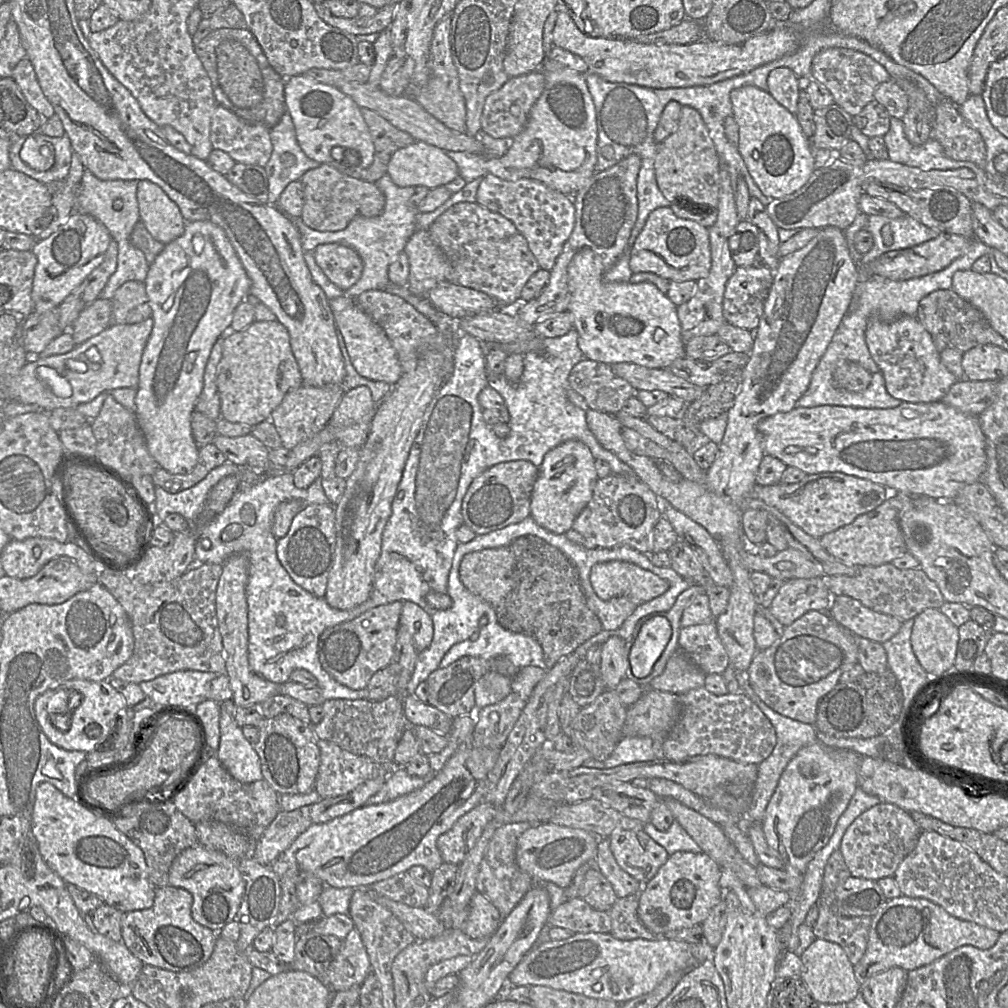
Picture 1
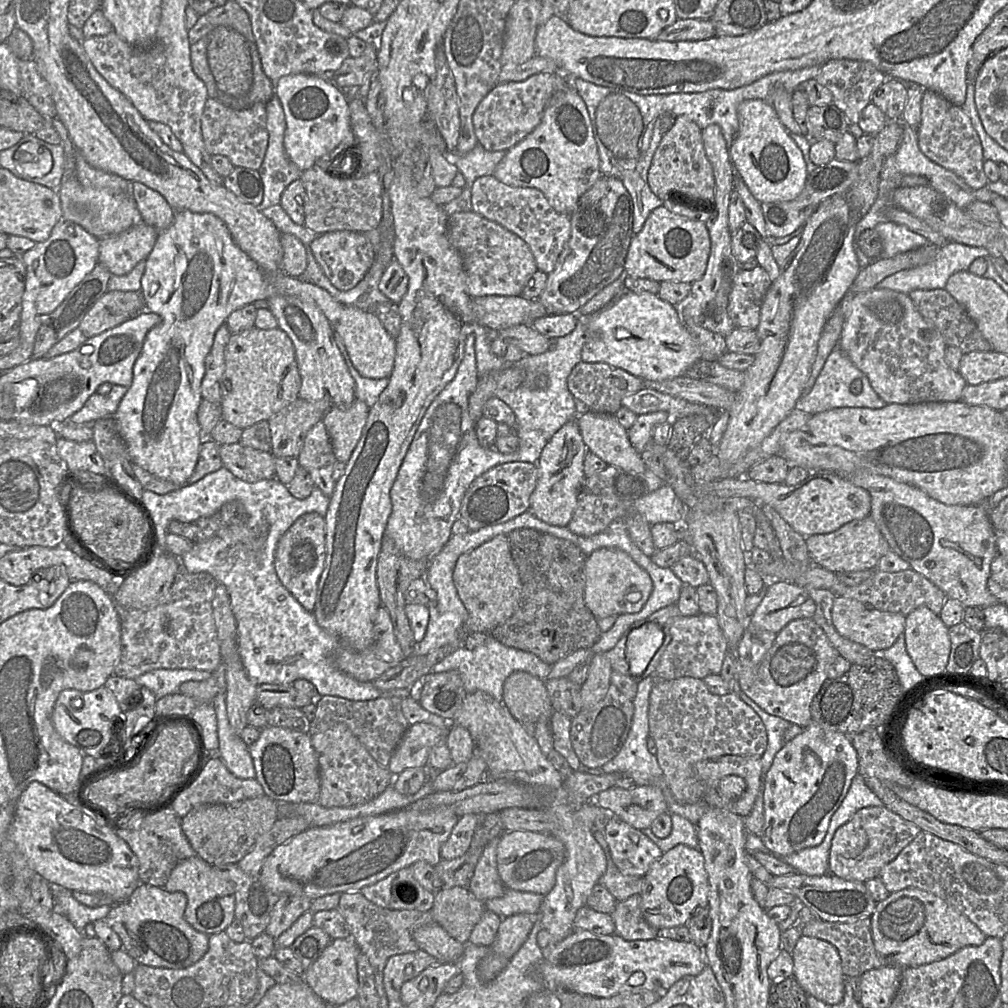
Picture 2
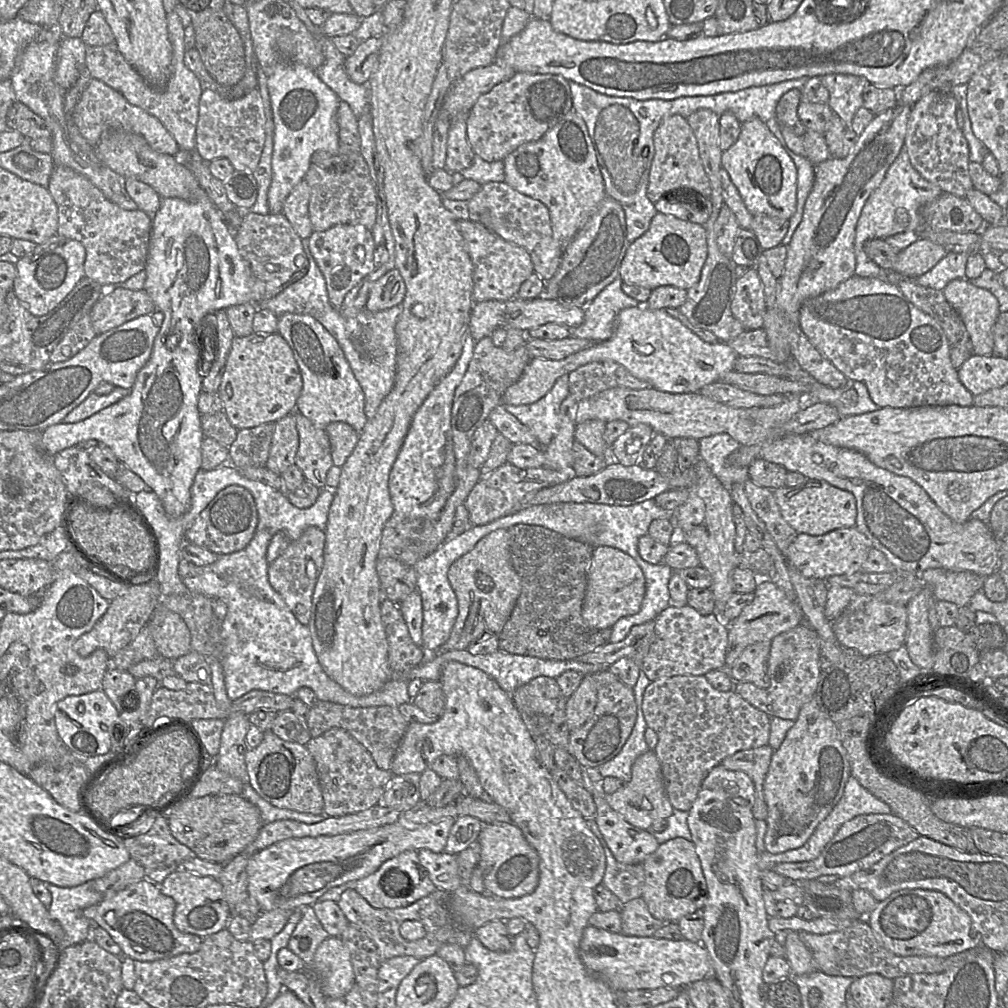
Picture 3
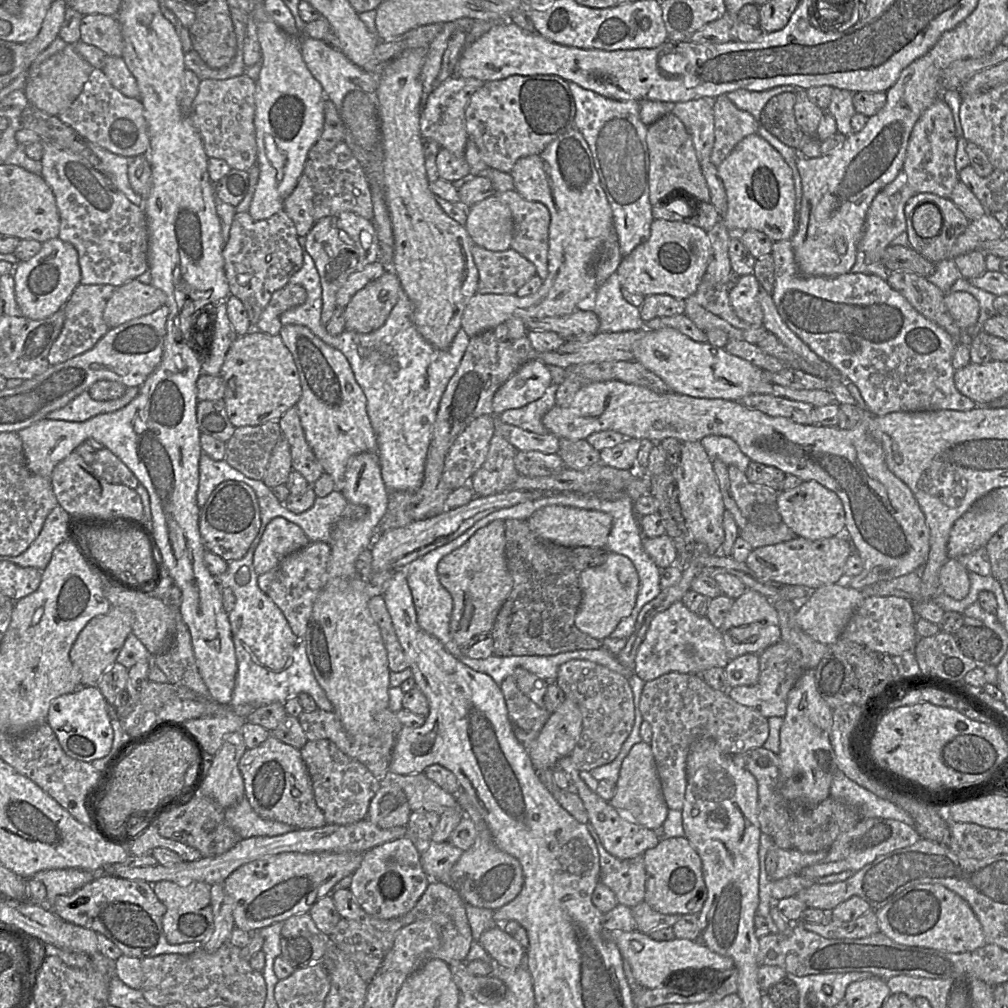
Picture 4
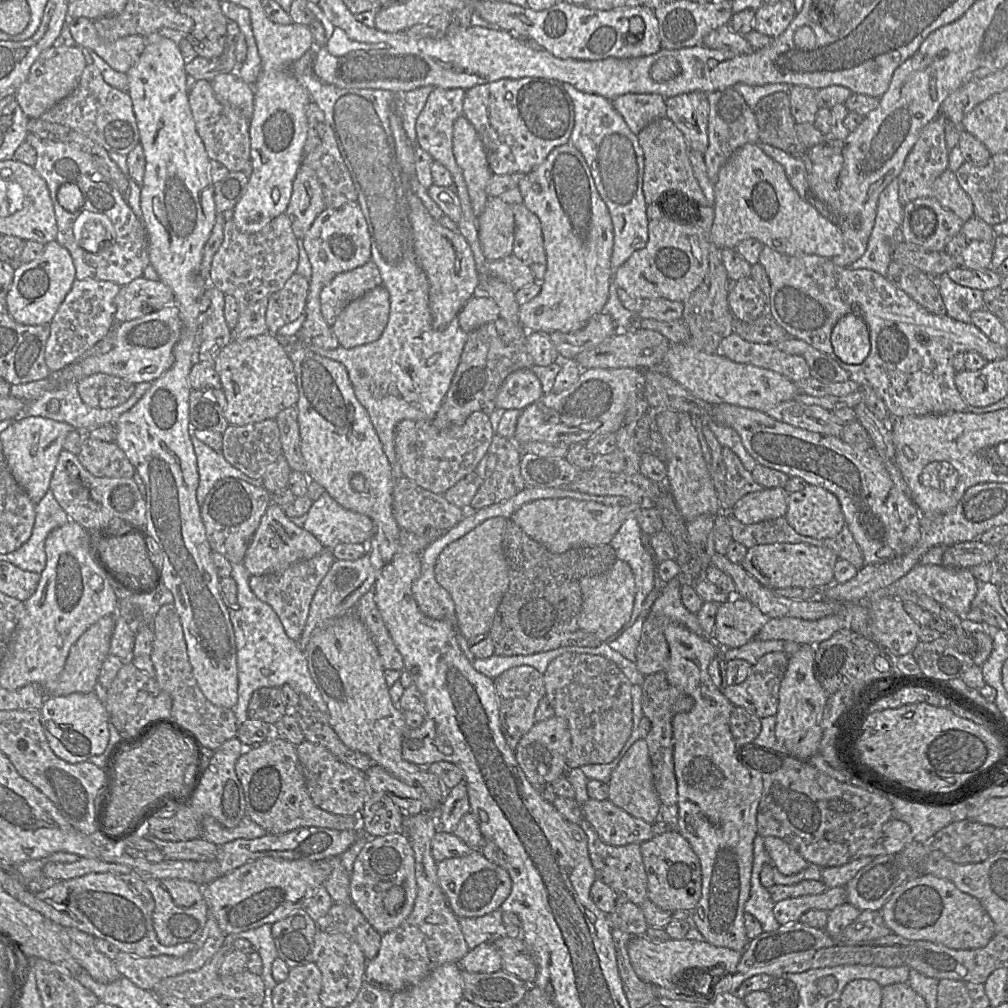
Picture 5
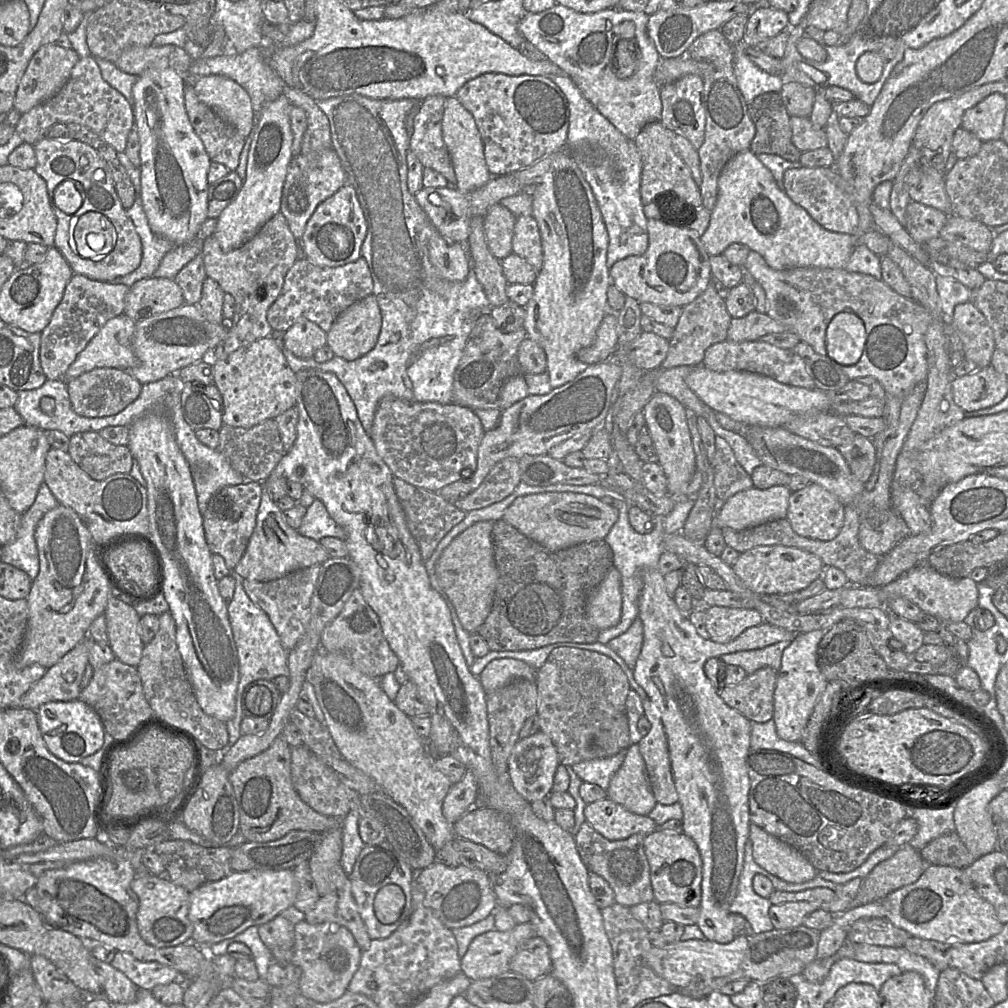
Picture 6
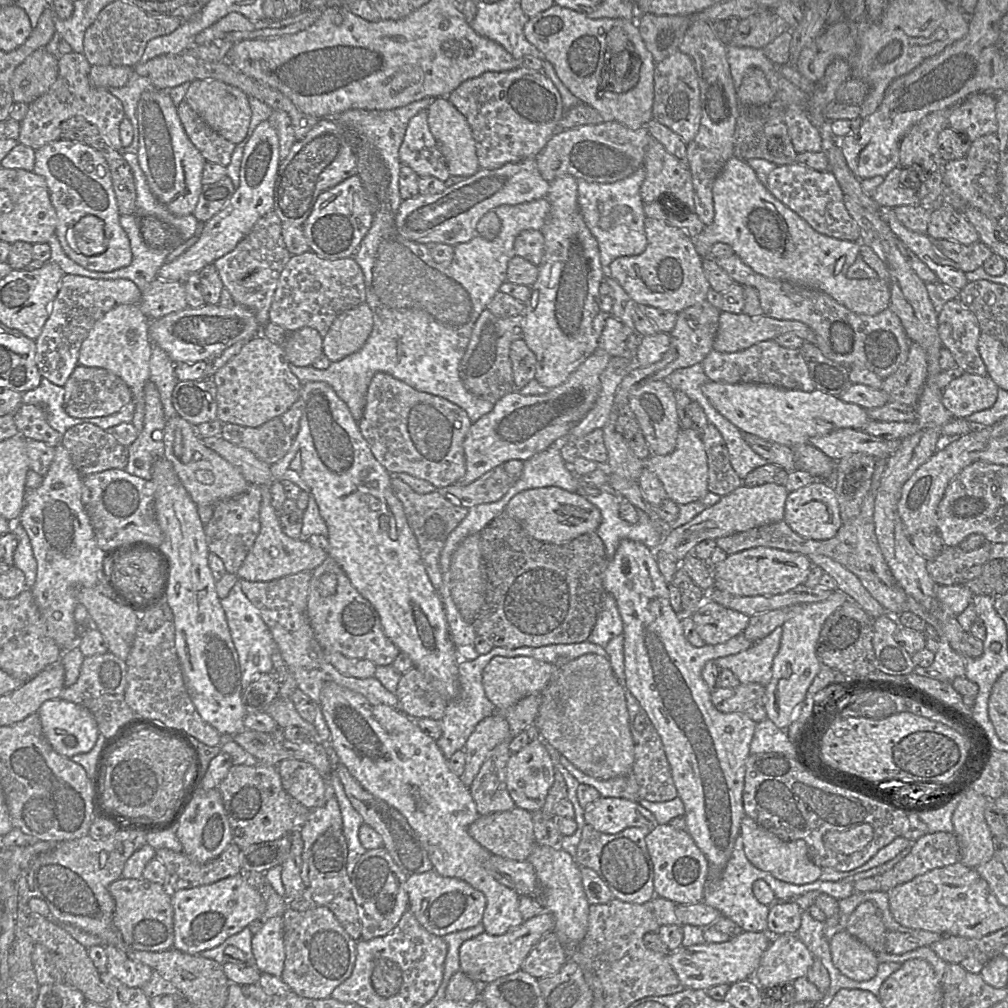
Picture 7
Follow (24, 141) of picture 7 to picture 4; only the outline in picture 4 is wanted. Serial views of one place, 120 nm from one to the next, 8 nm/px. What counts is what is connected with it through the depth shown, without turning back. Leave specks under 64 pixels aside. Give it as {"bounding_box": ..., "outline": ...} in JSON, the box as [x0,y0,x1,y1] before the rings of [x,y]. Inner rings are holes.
{"bounding_box":[58,68,150,159],"outline":[[[94,68],[83,89],[69,108],[58,118],[84,140],[112,153],[132,159],[148,155],[150,138],[144,107],[140,99],[126,97],[114,88],[100,69]]]}

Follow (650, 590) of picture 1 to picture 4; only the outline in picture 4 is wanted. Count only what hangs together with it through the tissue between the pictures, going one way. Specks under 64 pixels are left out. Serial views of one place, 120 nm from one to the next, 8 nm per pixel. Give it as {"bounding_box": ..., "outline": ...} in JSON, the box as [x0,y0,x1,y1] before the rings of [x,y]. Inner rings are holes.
{"bounding_box":[575,552,639,641],"outline":[[[610,552],[606,561],[581,573],[582,602],[575,617],[576,627],[600,641],[610,637],[619,622],[628,617],[636,604],[639,576],[632,561]]]}

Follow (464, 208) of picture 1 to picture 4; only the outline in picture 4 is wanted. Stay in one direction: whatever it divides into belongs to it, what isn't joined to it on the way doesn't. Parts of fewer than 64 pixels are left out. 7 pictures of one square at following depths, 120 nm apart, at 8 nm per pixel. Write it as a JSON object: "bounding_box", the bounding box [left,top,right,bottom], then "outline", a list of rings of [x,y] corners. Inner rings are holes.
{"bounding_box":[471,244,536,295],"outline":[[[473,244],[471,253],[478,270],[478,294],[514,295],[536,275],[535,266],[511,248],[497,252]]]}

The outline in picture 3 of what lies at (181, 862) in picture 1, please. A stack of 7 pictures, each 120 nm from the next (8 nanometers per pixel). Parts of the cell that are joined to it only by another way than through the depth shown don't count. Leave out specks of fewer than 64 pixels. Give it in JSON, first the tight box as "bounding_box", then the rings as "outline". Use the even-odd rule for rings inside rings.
{"bounding_box":[158,869,231,938],"outline":[[[179,869],[158,886],[164,895],[173,898],[176,903],[173,922],[179,931],[205,938],[226,928],[231,918],[231,908],[218,879]]]}

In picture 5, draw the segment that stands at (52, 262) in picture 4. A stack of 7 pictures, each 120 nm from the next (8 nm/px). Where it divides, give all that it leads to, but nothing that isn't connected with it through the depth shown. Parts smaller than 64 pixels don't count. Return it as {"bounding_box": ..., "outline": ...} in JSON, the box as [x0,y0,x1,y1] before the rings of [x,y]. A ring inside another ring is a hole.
{"bounding_box":[7,240,76,325],"outline":[[[56,240],[47,243],[39,258],[15,265],[13,282],[7,294],[7,308],[10,315],[23,325],[50,324],[71,290],[76,280],[75,274],[75,266],[69,251]]]}

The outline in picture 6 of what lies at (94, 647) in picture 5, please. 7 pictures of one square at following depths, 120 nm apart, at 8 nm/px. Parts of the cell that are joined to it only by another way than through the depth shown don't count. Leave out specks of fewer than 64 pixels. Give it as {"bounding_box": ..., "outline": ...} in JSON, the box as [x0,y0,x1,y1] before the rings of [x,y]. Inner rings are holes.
{"bounding_box":[19,637,93,710],"outline":[[[85,637],[23,695],[19,707],[37,710],[48,702],[68,702],[79,699],[82,678],[89,664],[89,648],[93,640]]]}

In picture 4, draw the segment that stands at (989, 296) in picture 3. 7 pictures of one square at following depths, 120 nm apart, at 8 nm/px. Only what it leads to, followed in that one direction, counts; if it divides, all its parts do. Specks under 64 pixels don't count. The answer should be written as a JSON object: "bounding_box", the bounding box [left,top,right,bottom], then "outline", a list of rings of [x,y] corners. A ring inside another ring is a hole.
{"bounding_box":[944,291,980,333],"outline":[[[966,291],[946,292],[944,300],[950,314],[964,333],[976,324],[980,307],[972,294]]]}

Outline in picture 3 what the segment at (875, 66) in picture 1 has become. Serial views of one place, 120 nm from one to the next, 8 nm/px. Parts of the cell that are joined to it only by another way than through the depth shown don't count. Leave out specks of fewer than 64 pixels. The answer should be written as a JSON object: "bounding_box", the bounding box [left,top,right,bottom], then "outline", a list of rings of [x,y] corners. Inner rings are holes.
{"bounding_box":[821,74,870,129],"outline":[[[827,74],[821,77],[821,81],[829,92],[829,101],[827,104],[834,114],[843,121],[846,129],[851,129],[855,113],[863,107],[863,91],[870,83],[864,77],[850,74]]]}

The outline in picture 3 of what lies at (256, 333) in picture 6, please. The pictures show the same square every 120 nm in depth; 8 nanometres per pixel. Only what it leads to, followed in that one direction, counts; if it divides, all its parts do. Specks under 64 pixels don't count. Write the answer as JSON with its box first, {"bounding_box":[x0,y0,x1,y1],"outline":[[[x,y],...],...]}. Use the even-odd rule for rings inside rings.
{"bounding_box":[233,210,309,300],"outline":[[[243,210],[243,215],[237,229],[233,230],[234,240],[239,253],[249,264],[253,275],[265,284],[265,300],[271,299],[284,290],[289,284],[302,278],[308,271],[309,262],[304,252],[301,238],[281,212],[277,214],[258,214]]]}

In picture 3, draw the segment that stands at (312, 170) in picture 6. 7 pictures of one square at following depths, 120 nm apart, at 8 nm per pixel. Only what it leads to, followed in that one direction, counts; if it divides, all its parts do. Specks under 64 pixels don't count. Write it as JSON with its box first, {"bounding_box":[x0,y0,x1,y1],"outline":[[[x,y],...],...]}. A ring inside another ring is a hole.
{"bounding_box":[282,180,313,239],"outline":[[[301,180],[289,193],[283,203],[282,213],[301,239],[308,239],[313,232],[309,218],[310,188]]]}

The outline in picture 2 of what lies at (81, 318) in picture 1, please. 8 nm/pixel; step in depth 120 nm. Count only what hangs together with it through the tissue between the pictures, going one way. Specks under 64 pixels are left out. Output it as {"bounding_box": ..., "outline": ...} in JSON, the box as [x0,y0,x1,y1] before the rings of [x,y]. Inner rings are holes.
{"bounding_box":[78,291,145,337],"outline":[[[107,291],[84,316],[78,328],[87,337],[99,335],[145,309],[141,292]]]}

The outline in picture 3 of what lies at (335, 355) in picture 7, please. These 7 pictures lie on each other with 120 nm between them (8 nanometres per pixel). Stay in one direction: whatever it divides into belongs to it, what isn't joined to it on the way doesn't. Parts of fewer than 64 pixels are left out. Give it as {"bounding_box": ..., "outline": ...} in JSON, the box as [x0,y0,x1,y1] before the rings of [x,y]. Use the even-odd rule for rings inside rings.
{"bounding_box":[365,268,406,312],"outline":[[[394,268],[373,283],[365,309],[370,312],[379,312],[401,305],[405,294],[406,286],[403,278]]]}

